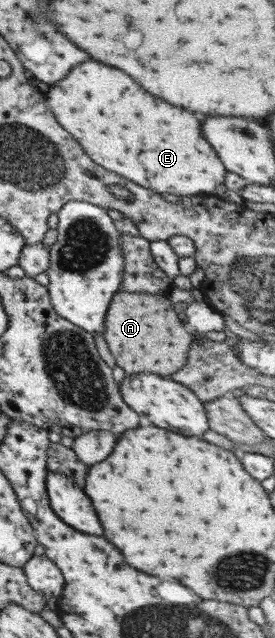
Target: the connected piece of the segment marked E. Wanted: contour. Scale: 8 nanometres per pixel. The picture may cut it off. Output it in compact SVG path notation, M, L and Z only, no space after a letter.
M83 62L81 66L75 66L65 80L50 86L46 98L57 122L67 132L71 132L73 138L77 138L89 158L93 158L107 170L133 180L139 186L145 186L159 194L187 197L213 196L217 186L223 183L225 166L217 158L215 150L201 136L201 122L195 118L195 114L171 106L161 98L153 98L121 70L115 70L101 62Z

